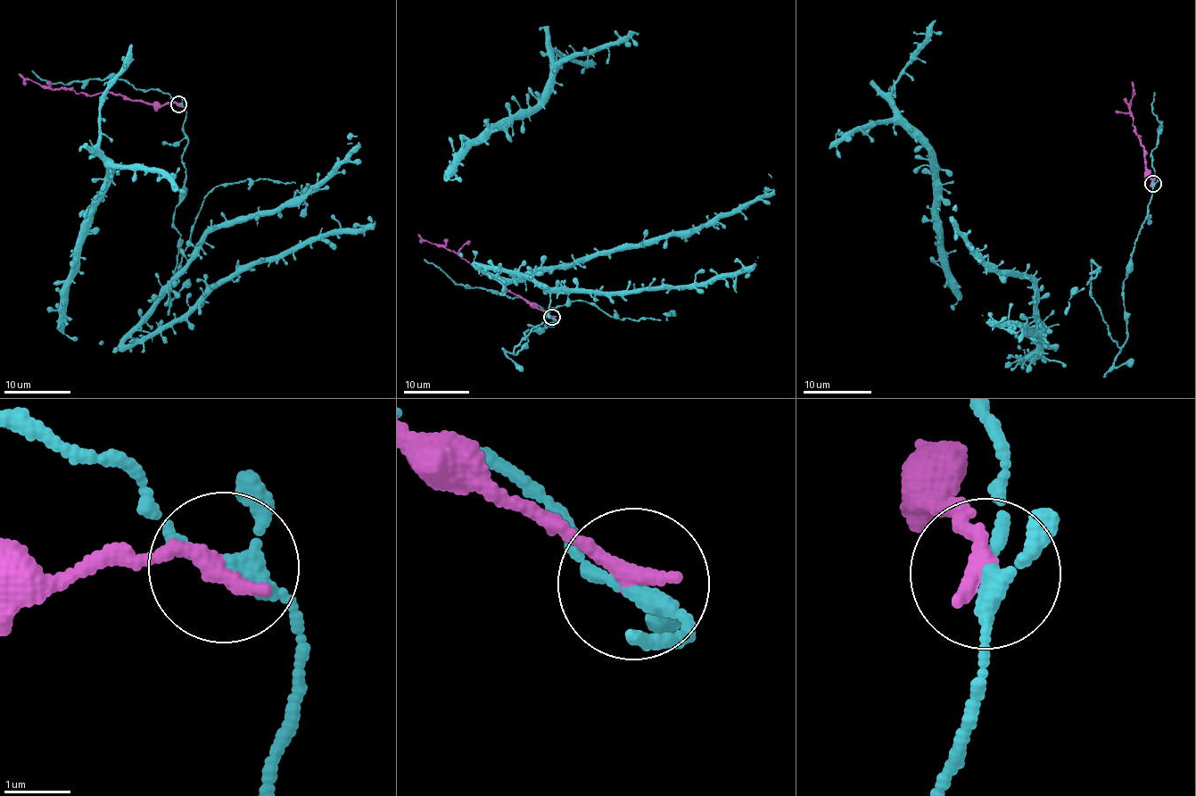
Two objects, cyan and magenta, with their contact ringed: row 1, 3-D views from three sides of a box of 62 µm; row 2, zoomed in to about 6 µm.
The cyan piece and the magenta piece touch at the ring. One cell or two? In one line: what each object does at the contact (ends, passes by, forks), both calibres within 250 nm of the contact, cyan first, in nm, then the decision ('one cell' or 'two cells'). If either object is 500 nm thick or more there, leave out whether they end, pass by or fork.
cyan forks | magenta ends | 200/300 nm | two cells

